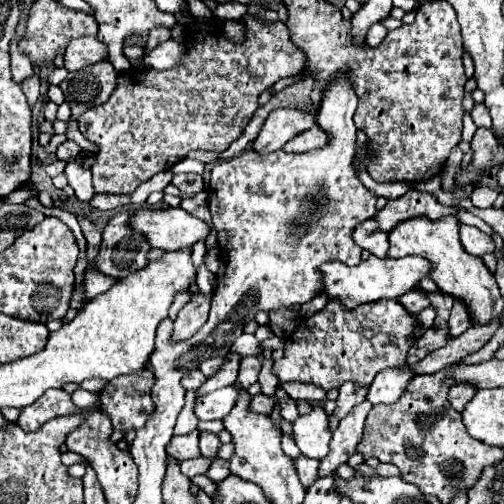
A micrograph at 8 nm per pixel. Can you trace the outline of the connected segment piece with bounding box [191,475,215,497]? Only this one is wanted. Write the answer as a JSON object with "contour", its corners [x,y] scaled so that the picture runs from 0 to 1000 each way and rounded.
{"contour":[[[391,942],[391,946],[383,946],[383,950],[379,950],[379,958],[383,958],[383,962],[391,962],[395,970],[403,970],[415,986],[427,978],[427,958],[423,958],[411,942]]]}

